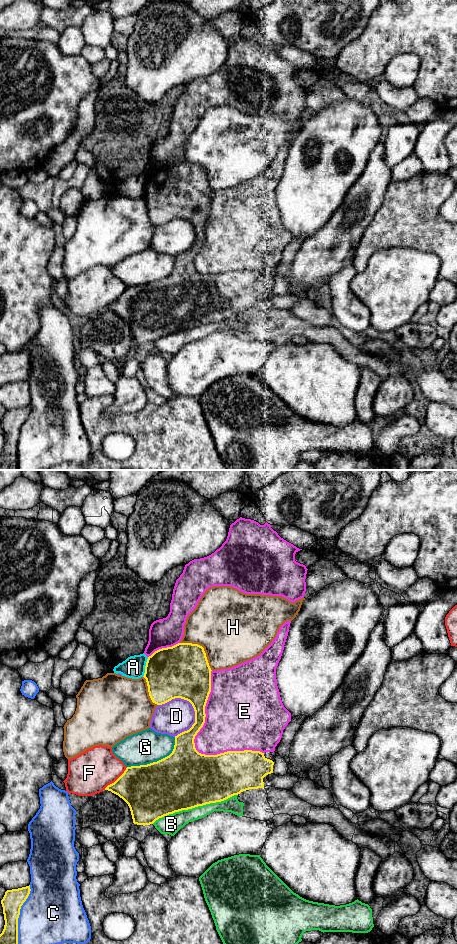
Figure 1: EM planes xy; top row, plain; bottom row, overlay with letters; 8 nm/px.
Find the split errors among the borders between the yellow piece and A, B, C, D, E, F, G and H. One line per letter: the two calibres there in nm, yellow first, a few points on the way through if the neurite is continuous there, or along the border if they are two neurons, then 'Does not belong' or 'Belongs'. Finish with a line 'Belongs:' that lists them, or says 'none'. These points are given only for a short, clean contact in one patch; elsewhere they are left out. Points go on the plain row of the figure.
A: Thickness 420 nm (yellow) against 180 nm. Boundary: xy (148, 177), (145, 183), (145, 192), (142, 196). Does not belong
B: Thickness 480 nm (yellow) against 160 nm. Does not belong
C: Thickness 160 nm (yellow) against 460 nm. Does not belong
D: Thickness 440 nm (yellow) against 280 nm. Does not belong
E: Thickness 400 nm (yellow) against 320 nm. Does not belong
F: Thickness 380 nm (yellow) against 340 nm. Does not belong
G: Thickness 460 nm (yellow) against 260 nm. Does not belong
H: Thickness 440 nm (yellow) against 500 nm. Does not belong
Belongs: none

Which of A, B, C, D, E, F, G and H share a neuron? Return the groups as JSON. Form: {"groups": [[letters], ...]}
{"groups": [["A"], ["B"], ["C"], ["D"], ["E"], ["F"], ["G"], ["H"]]}

